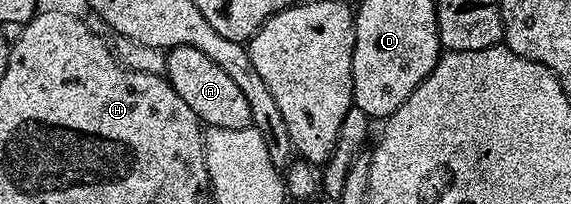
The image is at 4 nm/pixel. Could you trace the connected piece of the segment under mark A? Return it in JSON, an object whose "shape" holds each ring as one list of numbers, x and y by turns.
{"shape":[[174,46,166,51,167,68,165,77,171,83,171,87,193,108,193,112,199,117,199,121,207,126,217,128,245,128,251,125,251,112,249,100,245,98,241,88,233,84,229,72,221,68,205,52,201,52,192,46]]}

